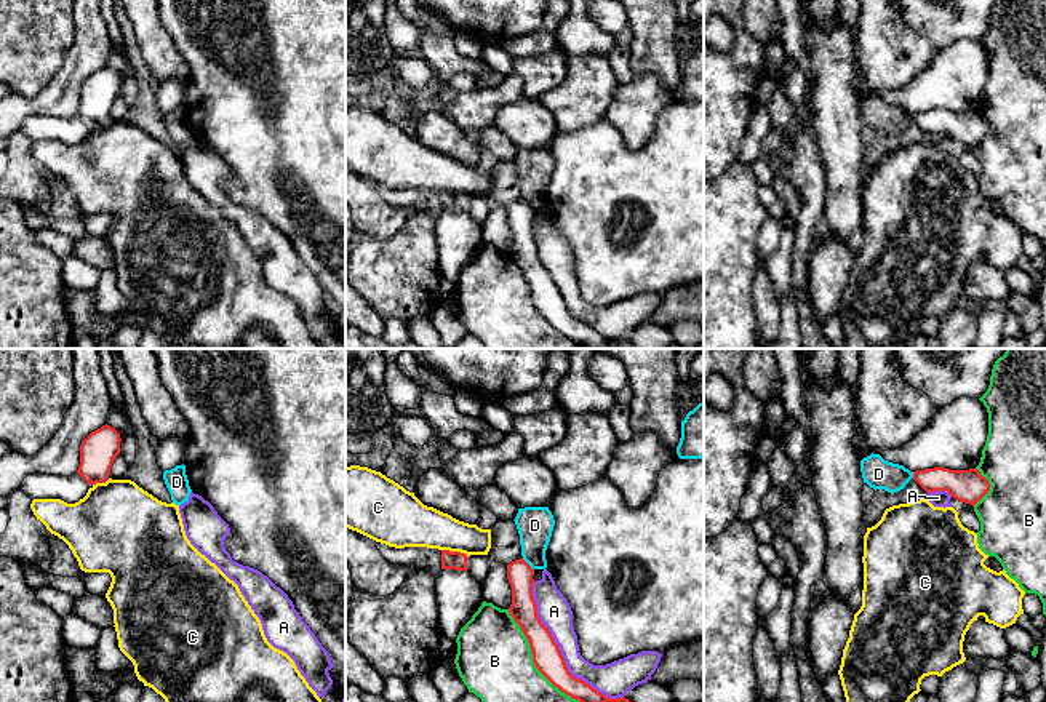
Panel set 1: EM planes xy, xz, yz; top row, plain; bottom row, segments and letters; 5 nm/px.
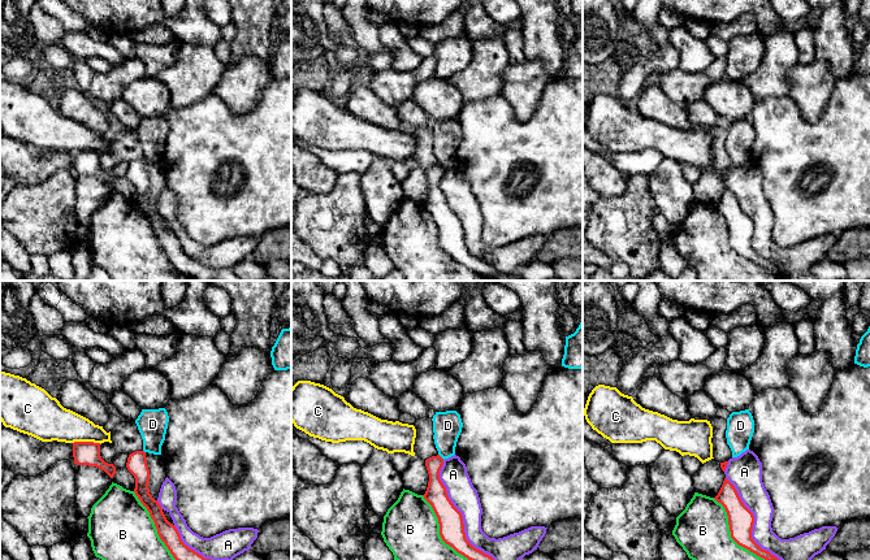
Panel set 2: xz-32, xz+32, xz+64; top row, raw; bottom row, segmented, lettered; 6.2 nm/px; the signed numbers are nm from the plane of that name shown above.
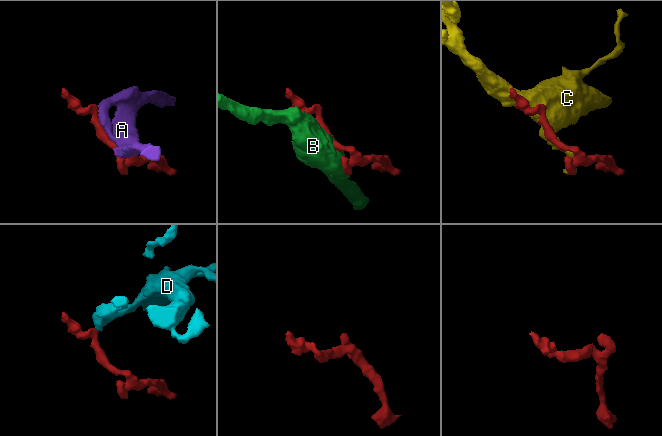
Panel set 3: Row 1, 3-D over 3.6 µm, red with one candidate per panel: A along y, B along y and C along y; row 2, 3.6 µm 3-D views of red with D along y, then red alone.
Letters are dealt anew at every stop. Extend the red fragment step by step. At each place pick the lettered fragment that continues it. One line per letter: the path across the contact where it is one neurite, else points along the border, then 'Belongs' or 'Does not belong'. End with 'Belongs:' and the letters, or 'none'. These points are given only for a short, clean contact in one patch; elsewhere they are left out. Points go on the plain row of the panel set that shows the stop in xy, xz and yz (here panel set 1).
A: Does not belong
B: Does not belong
C: Boundary: xz (442, 191), (463, 194), (467, 199). Does not belong
D: Boundary: xz (522, 200), (533, 211). Does not belong
Belongs: none

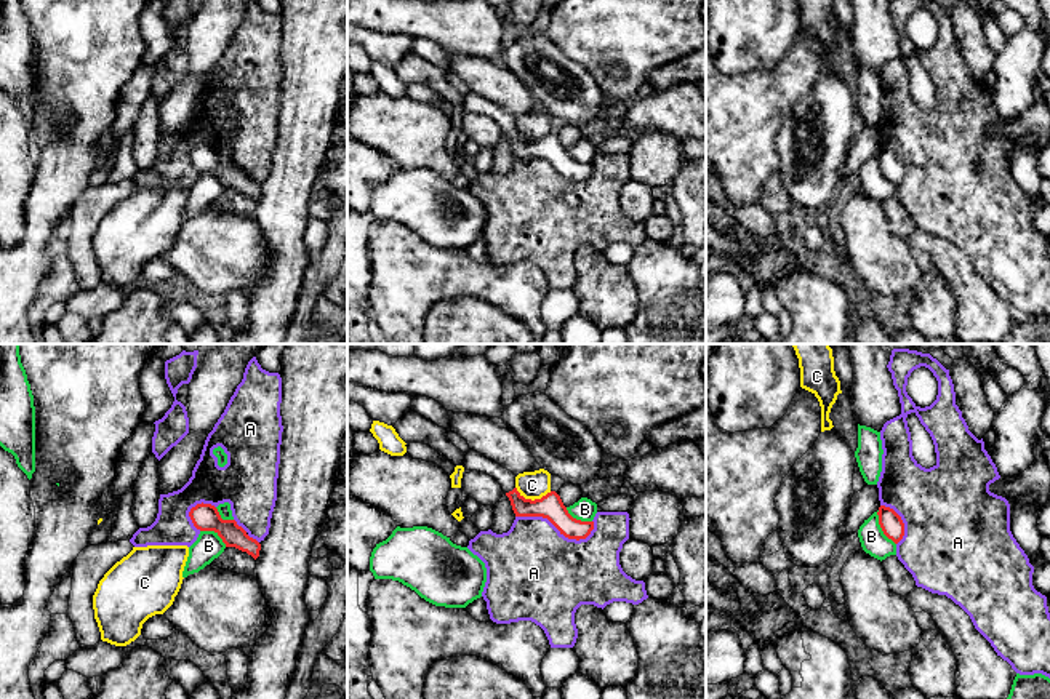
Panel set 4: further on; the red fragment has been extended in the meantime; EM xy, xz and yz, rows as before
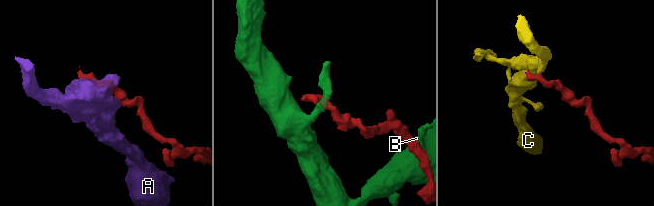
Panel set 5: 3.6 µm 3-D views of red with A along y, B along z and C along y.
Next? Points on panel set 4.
A: Does not belong
B: Does not belong
C: Boundary: xz (516, 128), (525, 139), (532, 141), (540, 141), (551, 133). Does not belong
Belongs: none

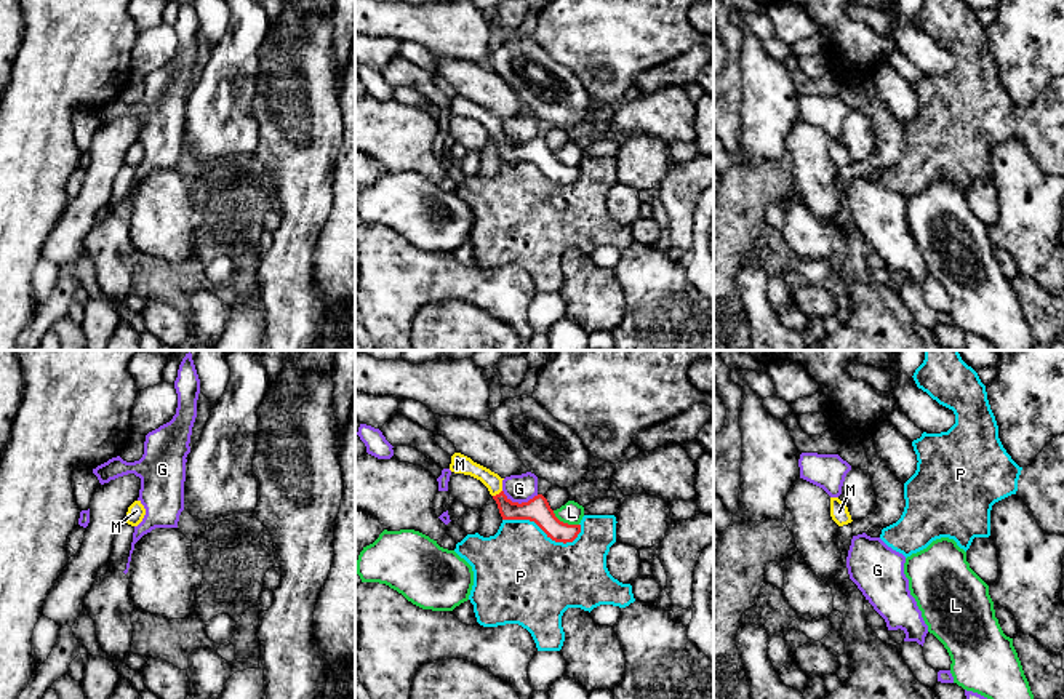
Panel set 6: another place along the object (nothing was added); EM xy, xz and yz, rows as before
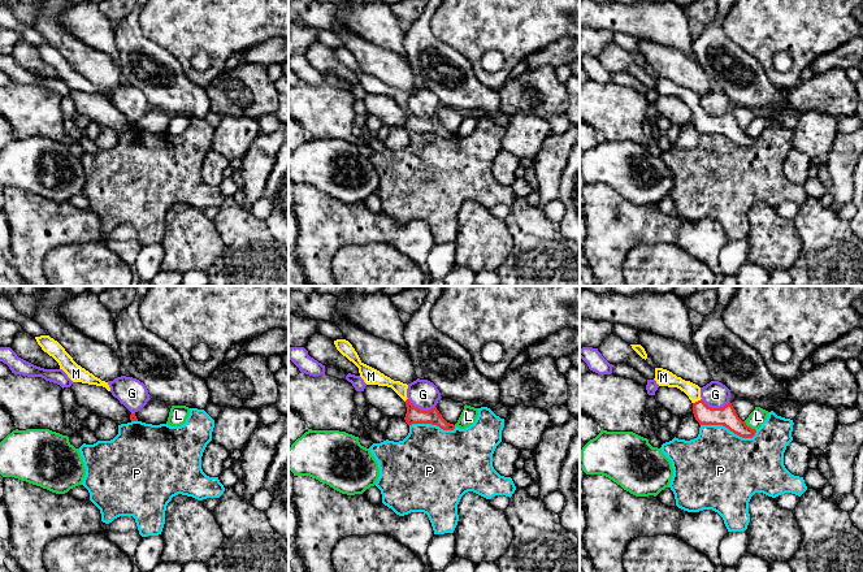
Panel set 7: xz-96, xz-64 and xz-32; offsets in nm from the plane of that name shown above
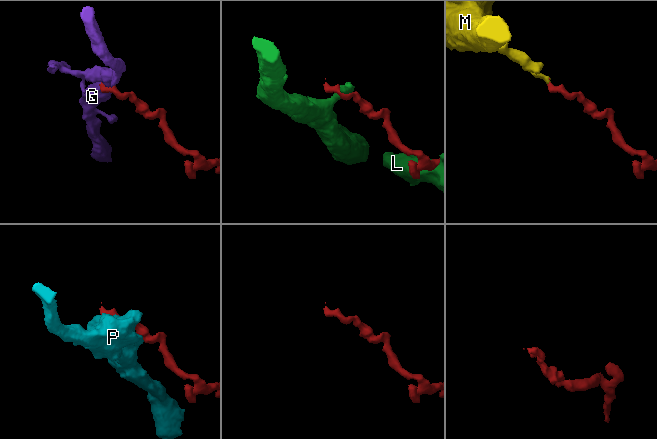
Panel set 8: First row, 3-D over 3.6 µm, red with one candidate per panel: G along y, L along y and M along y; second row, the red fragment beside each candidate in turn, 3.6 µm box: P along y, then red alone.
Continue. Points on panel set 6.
G: Boundary: xz (503, 131), (512, 143), (519, 144), (527, 144), (538, 136). Does not belong
L: Does not belong
M: Path across: xz (536, 151), (511, 151), (496, 136), (480, 114), (460, 106). Belongs
P: Does not belong
Belongs: M

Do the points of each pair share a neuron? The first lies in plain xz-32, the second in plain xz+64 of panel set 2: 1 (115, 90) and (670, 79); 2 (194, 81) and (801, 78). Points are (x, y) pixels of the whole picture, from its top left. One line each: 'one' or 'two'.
1: one
2: two

